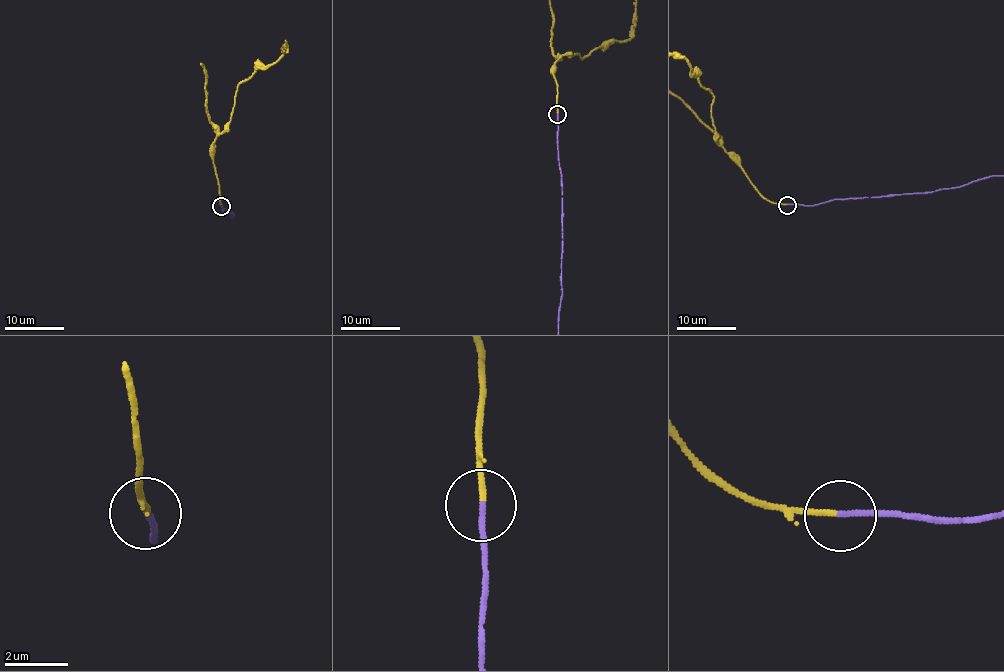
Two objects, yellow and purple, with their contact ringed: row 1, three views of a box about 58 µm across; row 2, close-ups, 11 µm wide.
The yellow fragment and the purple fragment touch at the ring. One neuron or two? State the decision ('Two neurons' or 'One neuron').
One neuron

